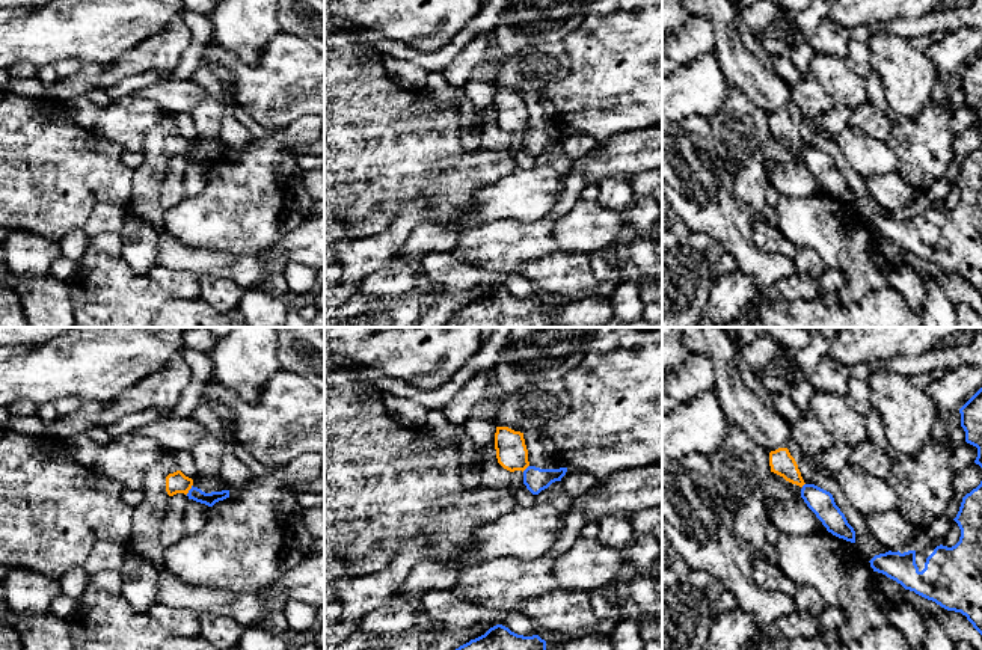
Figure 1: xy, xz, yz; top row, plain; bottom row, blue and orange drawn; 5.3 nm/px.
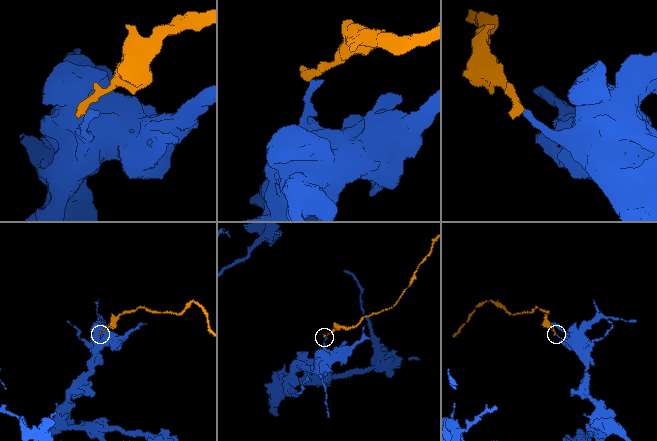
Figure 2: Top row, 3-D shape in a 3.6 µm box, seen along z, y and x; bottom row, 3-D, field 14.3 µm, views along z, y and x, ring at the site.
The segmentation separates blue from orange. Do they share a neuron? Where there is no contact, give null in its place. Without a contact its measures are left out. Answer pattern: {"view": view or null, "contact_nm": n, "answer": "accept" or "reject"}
{"view": "xy", "contact_nm": 70, "answer": "reject"}

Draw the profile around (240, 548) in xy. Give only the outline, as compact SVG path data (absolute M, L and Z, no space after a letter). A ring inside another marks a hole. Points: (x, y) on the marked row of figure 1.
M308 452L269 474L252 477L240 490L216 502L207 525L193 535L164 549L164 567L181 582L232 593L259 594L281 573L291 526L279 513L279 502L297 498L299 486L309 484L324 472L324 455Z

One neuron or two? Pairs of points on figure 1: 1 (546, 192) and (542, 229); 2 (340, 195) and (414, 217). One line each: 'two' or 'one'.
1: two
2: two

